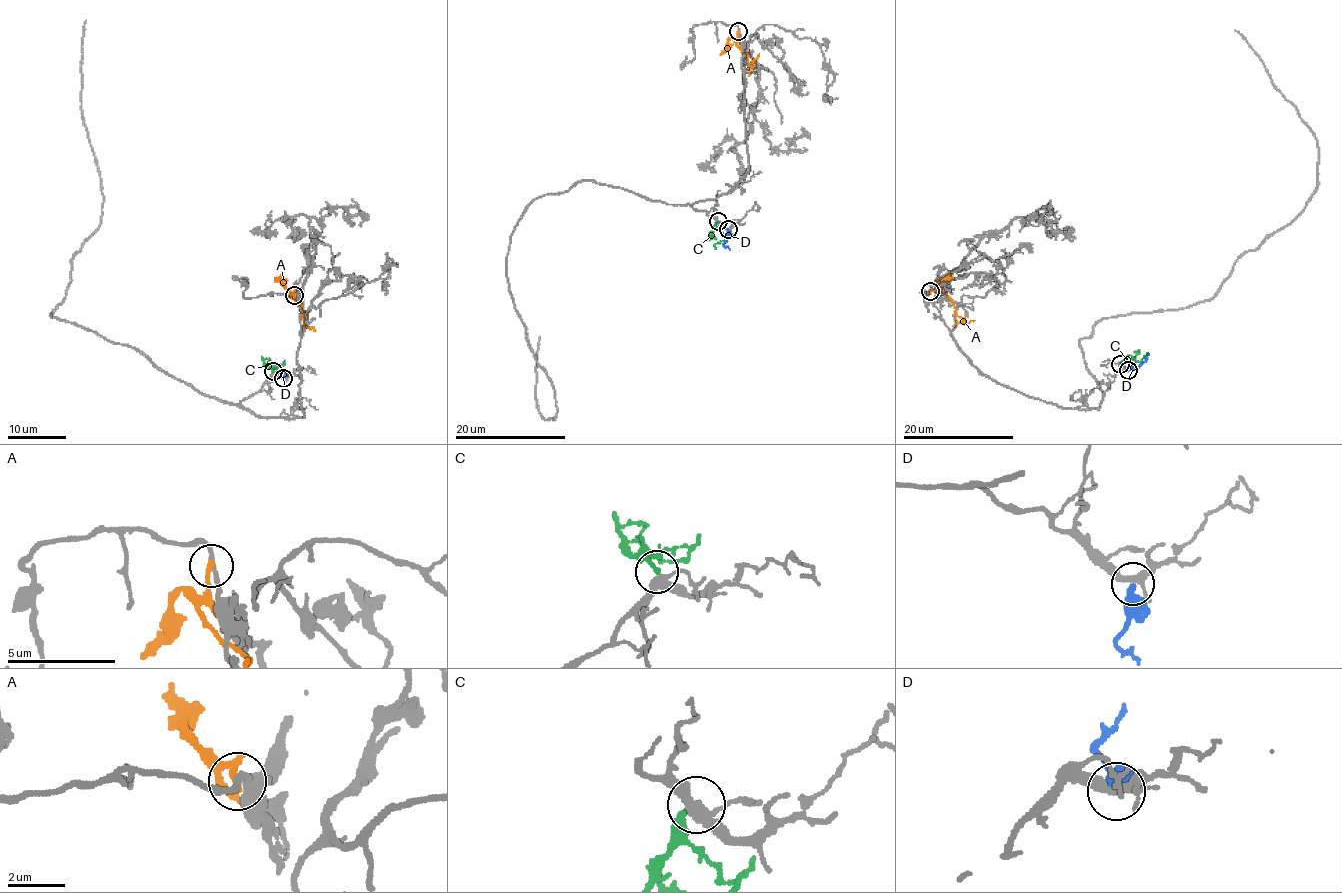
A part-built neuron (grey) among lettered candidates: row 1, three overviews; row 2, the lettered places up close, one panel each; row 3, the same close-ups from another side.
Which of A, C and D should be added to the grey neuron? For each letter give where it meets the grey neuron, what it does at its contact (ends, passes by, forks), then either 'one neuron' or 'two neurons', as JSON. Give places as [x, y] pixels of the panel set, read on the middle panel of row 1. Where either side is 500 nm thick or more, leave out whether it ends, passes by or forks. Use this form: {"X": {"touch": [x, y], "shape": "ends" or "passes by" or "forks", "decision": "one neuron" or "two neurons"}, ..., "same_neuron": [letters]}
{"A": {"touch": [738, 31], "shape": "ends", "decision": "two neurons"}, "C": {"touch": [718, 221], "shape": "ends", "decision": "two neurons"}, "D": {"touch": [728, 229], "shape": "ends", "decision": "two neurons"}, "same_neuron": []}

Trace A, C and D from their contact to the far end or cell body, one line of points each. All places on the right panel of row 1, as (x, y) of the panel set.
A: (930, 291), (939, 288), (954, 304), (955, 313), (962, 319), (952, 326)
C: (1120, 364), (1127, 360), (1139, 362), (1148, 352)
D: (1128, 370), (1135, 370), (1149, 353)

